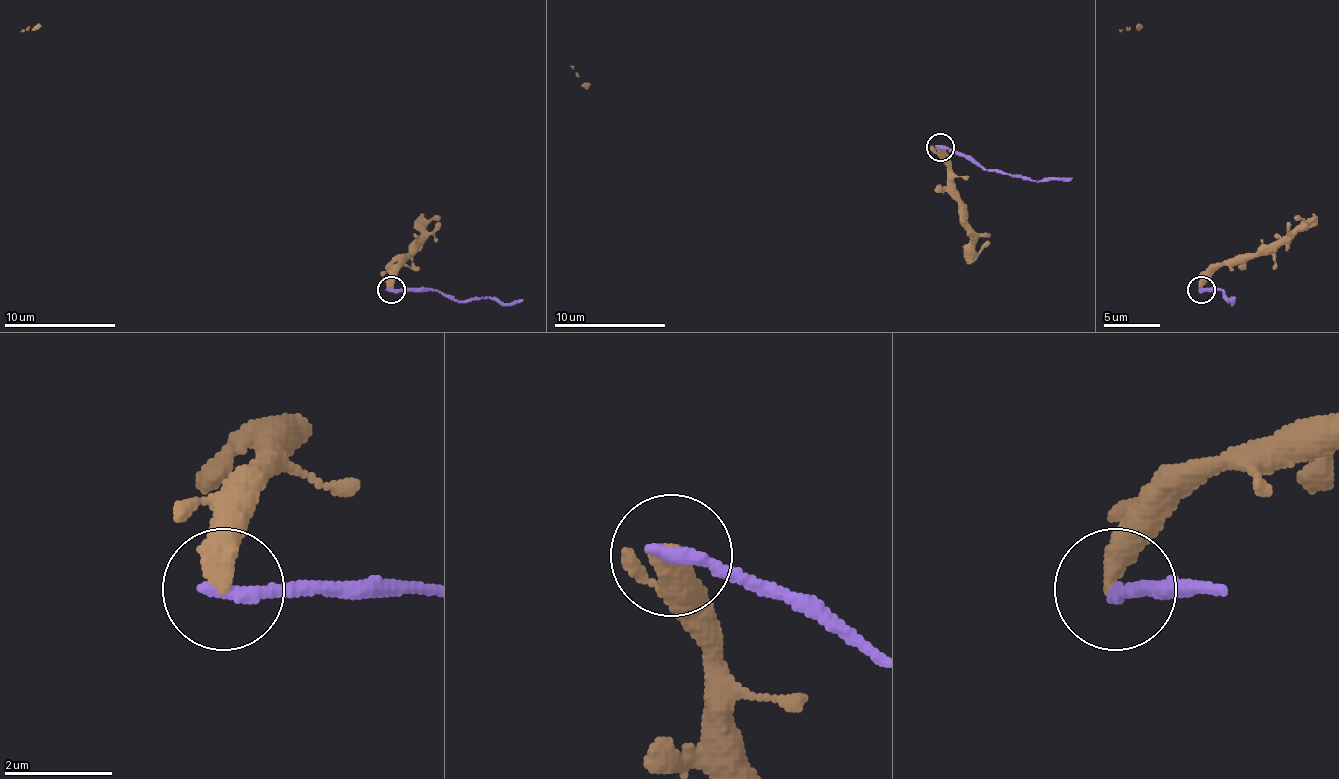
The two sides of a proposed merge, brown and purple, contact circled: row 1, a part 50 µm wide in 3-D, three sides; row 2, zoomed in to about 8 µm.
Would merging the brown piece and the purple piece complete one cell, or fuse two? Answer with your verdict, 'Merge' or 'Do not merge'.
Do not merge

